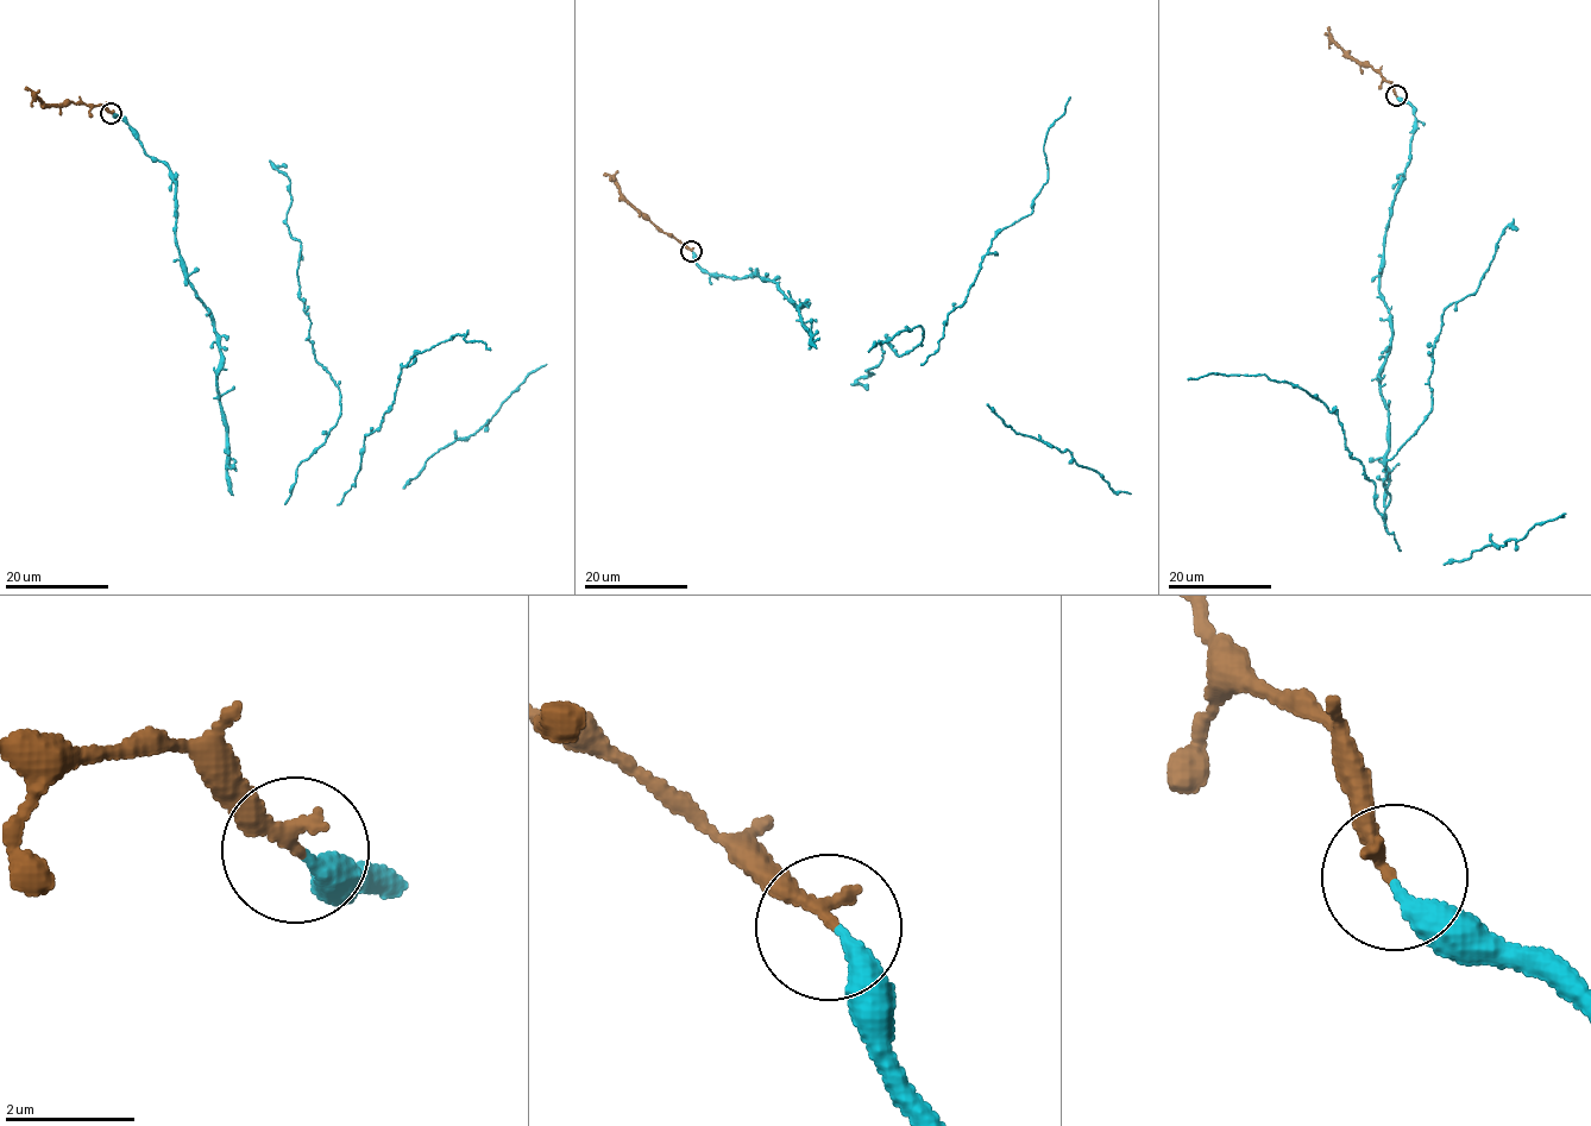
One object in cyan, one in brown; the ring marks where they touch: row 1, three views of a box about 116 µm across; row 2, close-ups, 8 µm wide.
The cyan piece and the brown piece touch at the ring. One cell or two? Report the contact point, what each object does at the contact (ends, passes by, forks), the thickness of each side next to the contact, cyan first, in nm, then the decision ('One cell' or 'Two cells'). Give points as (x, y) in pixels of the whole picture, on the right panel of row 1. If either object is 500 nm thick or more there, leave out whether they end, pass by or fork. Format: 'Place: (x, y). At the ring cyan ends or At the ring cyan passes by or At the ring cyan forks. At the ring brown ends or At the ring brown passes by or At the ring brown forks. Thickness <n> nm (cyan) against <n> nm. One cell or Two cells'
Place: (1396, 95). At the ring cyan ends. At the ring brown ends. Thickness 300 nm (cyan) against 240 nm. One cell

